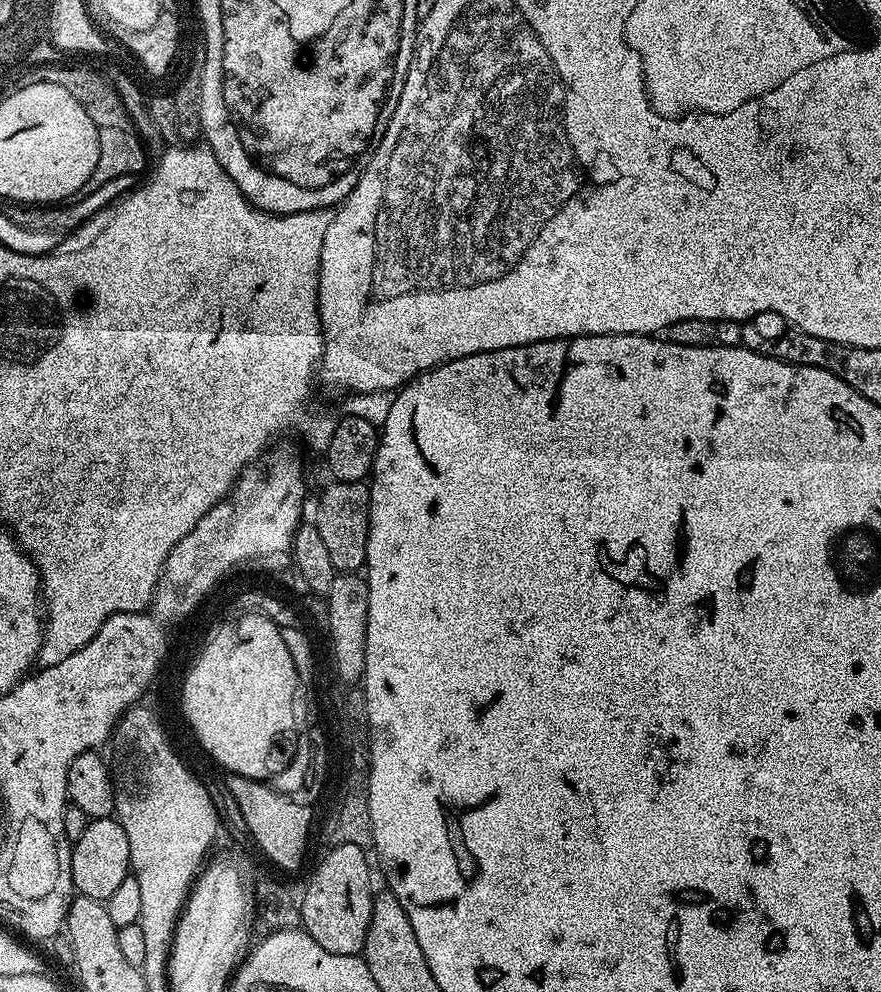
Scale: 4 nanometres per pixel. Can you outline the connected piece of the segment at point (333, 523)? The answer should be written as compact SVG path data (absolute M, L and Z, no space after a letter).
M331 481L316 508L314 523L330 551L330 560L338 572L355 573L366 563L369 526L369 485L365 481Z

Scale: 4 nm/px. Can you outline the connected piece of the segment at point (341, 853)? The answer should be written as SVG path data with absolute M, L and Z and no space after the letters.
M340 848L332 856L323 858L322 862L311 869L312 877L304 888L304 897L298 900L300 909L300 923L303 931L307 932L322 950L339 956L360 956L366 942L366 930L370 930L370 914L372 913L372 872L368 869L369 853L358 852L356 848Z

